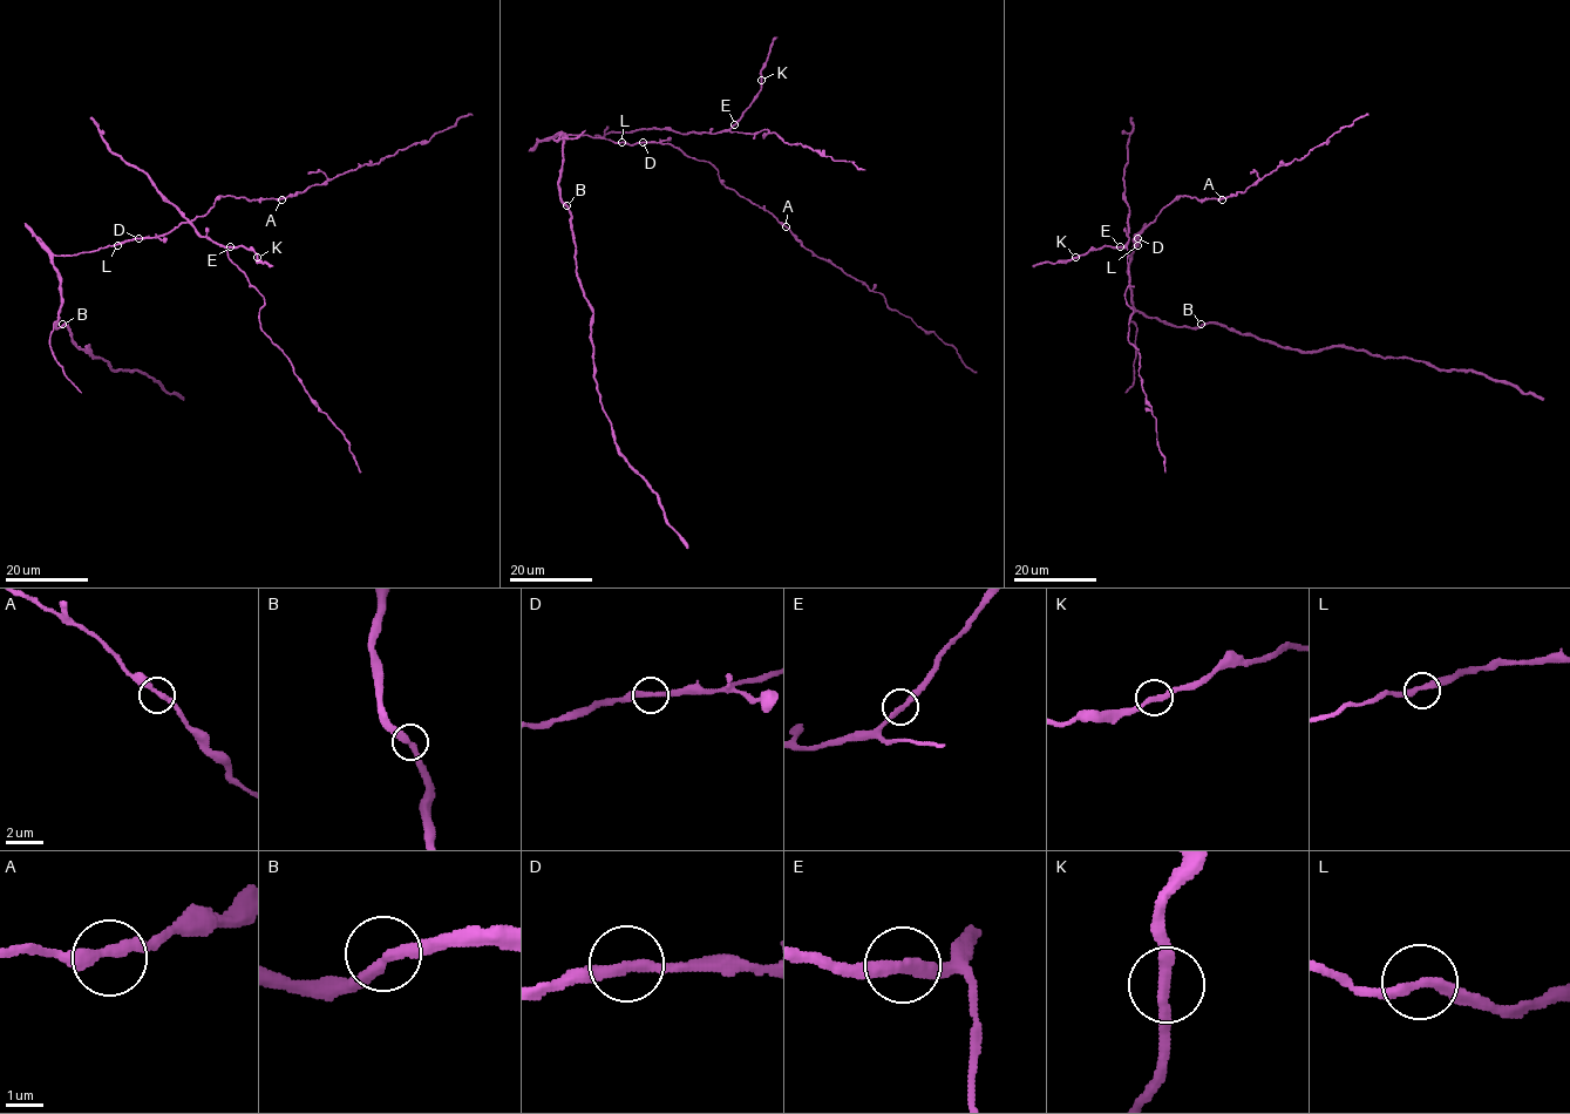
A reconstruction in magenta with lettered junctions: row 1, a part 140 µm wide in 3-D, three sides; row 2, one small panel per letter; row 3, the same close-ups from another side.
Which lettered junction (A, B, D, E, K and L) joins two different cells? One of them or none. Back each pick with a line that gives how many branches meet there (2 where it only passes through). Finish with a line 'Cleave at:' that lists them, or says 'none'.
Cleave at: none

